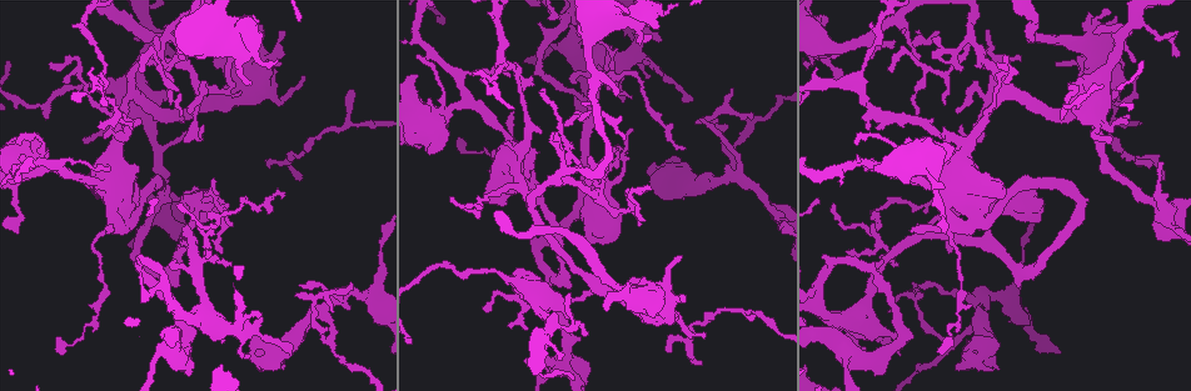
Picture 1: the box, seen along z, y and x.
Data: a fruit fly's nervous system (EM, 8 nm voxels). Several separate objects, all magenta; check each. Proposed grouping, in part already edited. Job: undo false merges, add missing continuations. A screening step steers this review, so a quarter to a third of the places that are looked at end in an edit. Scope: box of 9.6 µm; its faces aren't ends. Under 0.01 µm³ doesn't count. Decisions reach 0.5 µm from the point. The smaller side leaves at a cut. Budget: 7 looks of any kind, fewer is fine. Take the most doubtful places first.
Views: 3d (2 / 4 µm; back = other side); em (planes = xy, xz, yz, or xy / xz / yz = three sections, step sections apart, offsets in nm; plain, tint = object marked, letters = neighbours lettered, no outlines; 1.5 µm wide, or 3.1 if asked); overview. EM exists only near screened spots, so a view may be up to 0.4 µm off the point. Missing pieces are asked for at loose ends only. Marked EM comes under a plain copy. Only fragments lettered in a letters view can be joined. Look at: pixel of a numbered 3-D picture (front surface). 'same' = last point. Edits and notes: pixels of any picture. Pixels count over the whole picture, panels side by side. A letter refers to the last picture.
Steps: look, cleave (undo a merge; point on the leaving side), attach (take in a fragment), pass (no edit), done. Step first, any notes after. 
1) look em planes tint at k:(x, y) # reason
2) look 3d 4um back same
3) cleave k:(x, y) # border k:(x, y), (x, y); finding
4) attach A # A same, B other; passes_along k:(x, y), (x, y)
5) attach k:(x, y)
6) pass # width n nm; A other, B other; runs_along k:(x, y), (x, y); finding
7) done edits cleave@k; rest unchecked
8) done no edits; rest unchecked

look em yz step 8 tint at 1:(992, 205) # looks like a crossing

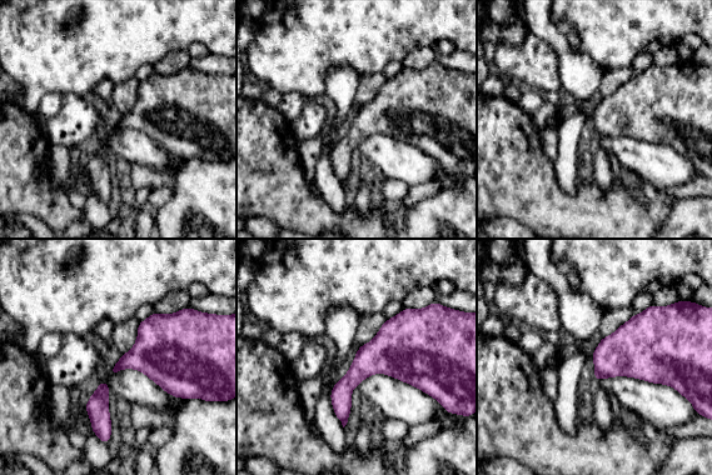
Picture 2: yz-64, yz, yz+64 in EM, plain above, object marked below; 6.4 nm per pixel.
look em planes letters same

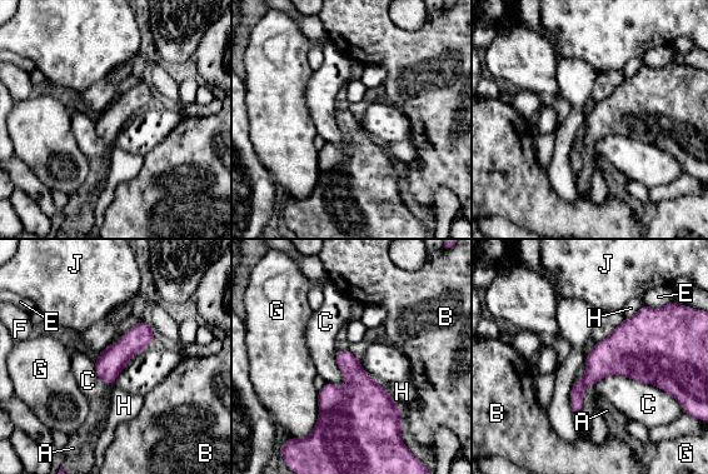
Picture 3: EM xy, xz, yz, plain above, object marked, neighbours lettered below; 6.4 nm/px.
pass # width 160 nm; A other, B other, C other, E other, F other, G other, H other, J other; border 3:(596, 382), (626, 375), (673, 398); one neuron here

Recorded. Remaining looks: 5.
look 3d 4um at 1:(962, 336) # arms part here

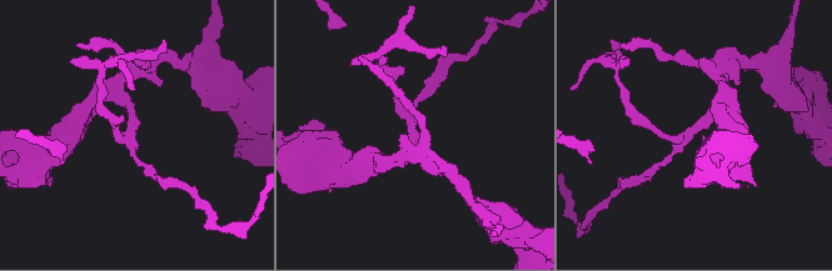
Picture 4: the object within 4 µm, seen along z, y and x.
look em xy step 8 tint at 4:(130, 133)

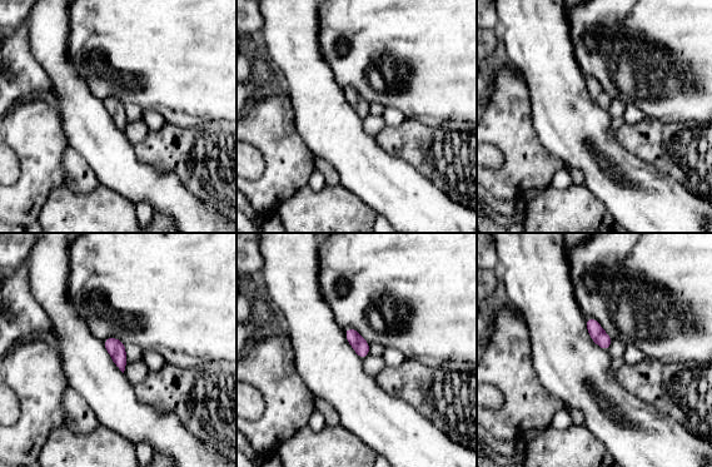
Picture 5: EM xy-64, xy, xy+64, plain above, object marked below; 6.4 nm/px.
look em planes letters same # cut it another way

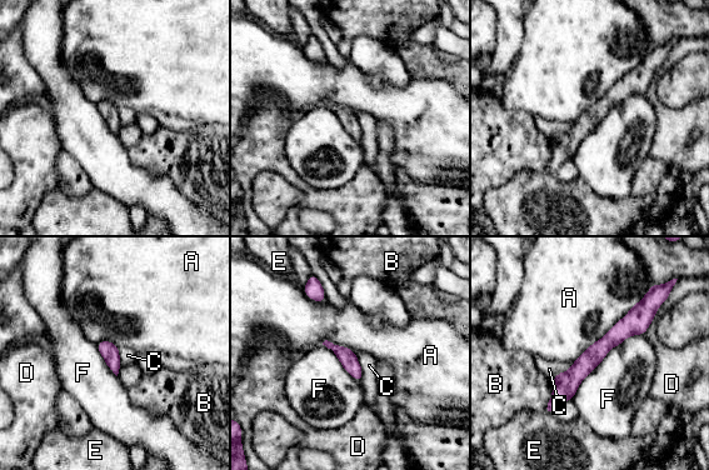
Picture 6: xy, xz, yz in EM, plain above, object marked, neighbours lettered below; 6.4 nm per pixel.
pass # A other, B other, C other, D other, E other, F other; runs_along 6:(648, 309), (564, 385), (549, 409); continuous, no second neuron

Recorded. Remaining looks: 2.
look 3d 2um at 1:(485, 86) # abrupt turn

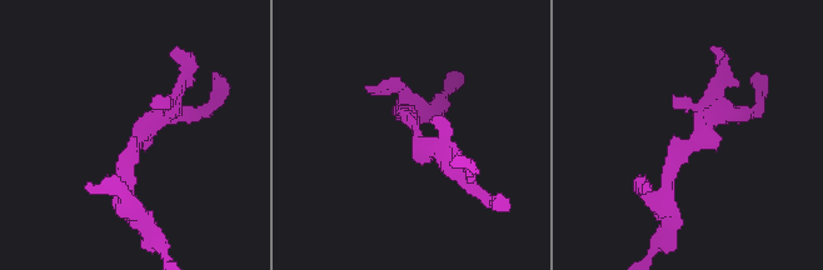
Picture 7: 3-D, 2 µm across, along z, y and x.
look em xz step 8 letters at 7:(125, 159) # now the EM

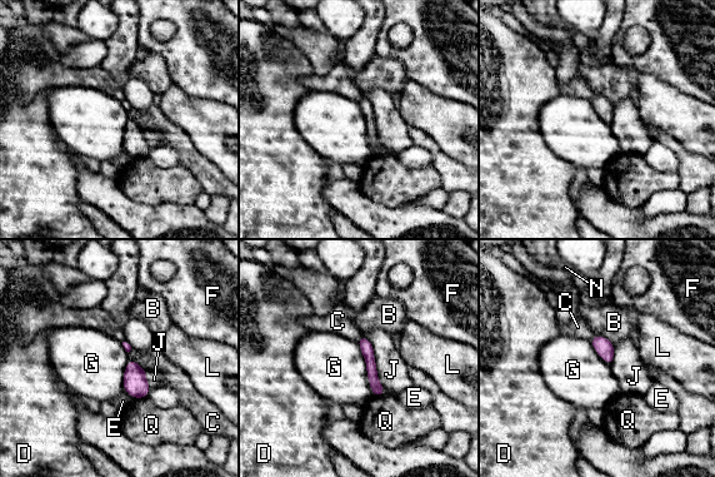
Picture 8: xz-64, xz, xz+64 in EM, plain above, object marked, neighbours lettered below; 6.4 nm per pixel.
pass # width 40 nm; B other, C other, D other, E other, F other, G other, J other, L other, N other, Q other; runs_along 8:(361, 341), (379, 392); all the same neuron

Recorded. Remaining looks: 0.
done no edits; rest unchecked

